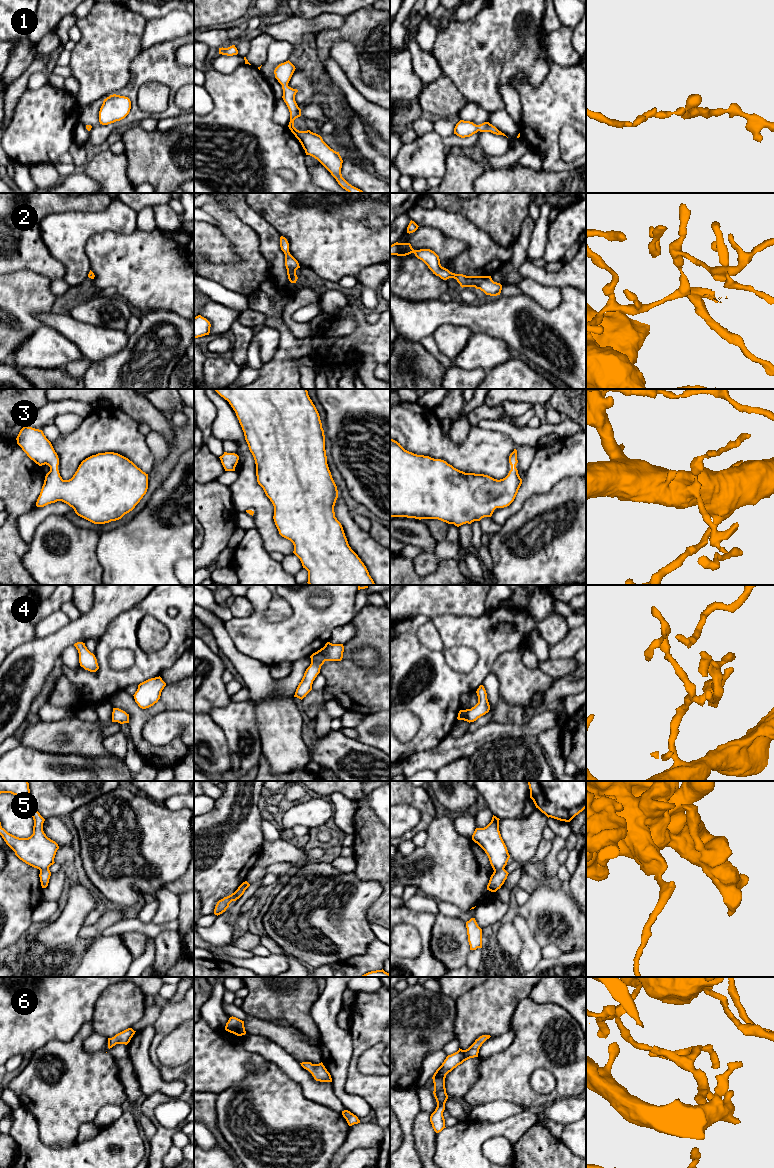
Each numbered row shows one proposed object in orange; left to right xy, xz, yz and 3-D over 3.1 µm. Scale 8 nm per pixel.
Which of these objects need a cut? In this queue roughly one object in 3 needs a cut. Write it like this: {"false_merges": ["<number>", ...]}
{"false_merges": ["5"]}

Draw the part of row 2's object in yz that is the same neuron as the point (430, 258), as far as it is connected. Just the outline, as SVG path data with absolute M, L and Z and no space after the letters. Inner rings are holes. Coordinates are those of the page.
M394 243L390 245L390 256L406 256L414 253L415 256L422 260L428 268L443 280L454 278L463 287L475 287L480 289L486 295L497 296L500 295L502 285L494 282L491 276L466 276L463 274L455 274L444 268L440 264L439 256L430 249L414 250L410 243Z

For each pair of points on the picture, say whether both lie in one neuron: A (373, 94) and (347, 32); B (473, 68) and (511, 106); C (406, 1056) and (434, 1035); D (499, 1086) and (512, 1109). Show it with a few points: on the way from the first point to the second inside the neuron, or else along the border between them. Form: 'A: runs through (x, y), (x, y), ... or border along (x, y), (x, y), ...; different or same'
A: border along (359, 60), (360, 77), (379, 89); different
B: border along (499, 83), (498, 90), (505, 108); different
C: runs through (413, 1049), (427, 1039); same
D: border along (485, 1102), (505, 1100), (516, 1103), (524, 1108); different

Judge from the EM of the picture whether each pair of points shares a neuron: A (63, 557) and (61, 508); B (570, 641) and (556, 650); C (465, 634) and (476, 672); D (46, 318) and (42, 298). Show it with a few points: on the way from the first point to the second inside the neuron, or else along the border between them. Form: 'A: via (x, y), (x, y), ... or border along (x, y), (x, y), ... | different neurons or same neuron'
A: border along (63, 514), (49, 515), (39, 524) | different neurons
B: via (567, 644), (559, 650) | same neuron
C: via (474, 643), (482, 651), (482, 663) | same neuron
D: border along (51, 311), (36, 312), (33, 315) | different neurons

